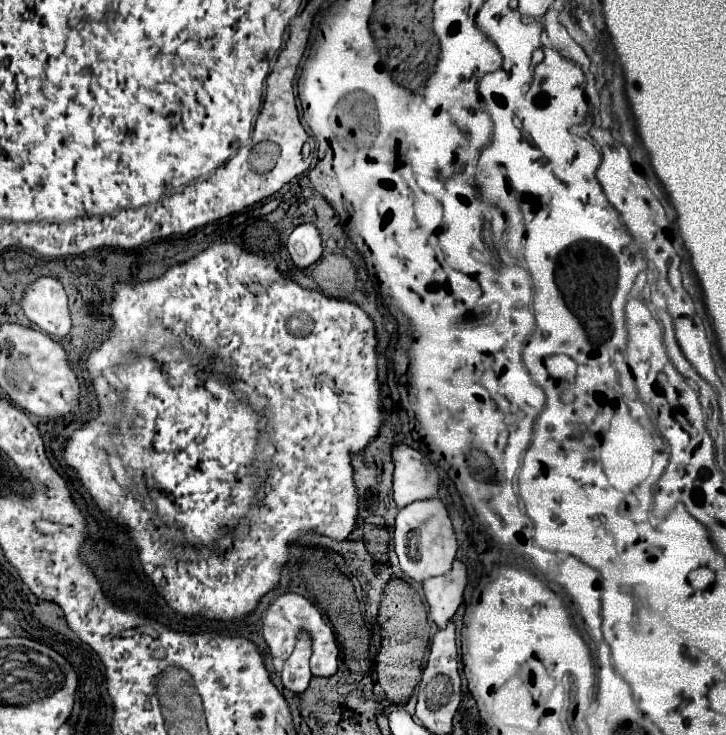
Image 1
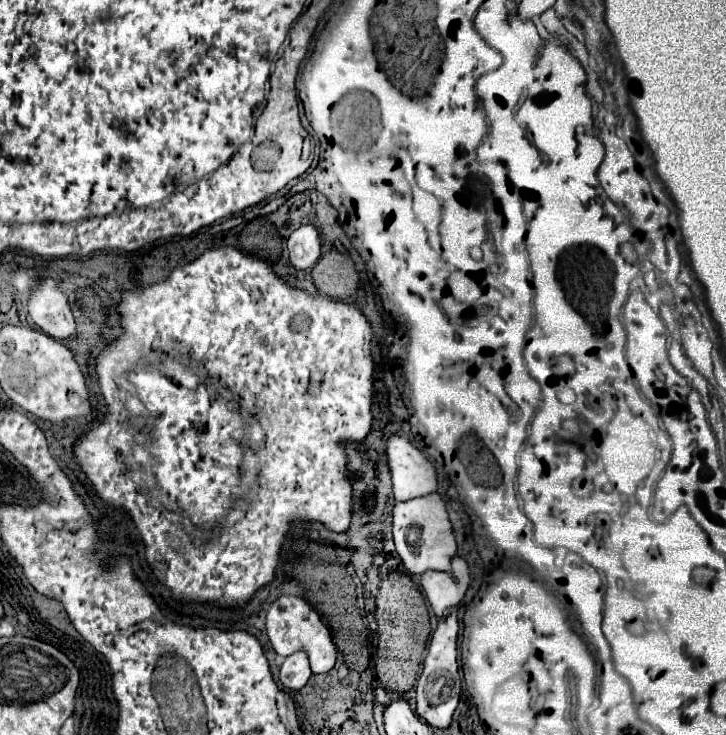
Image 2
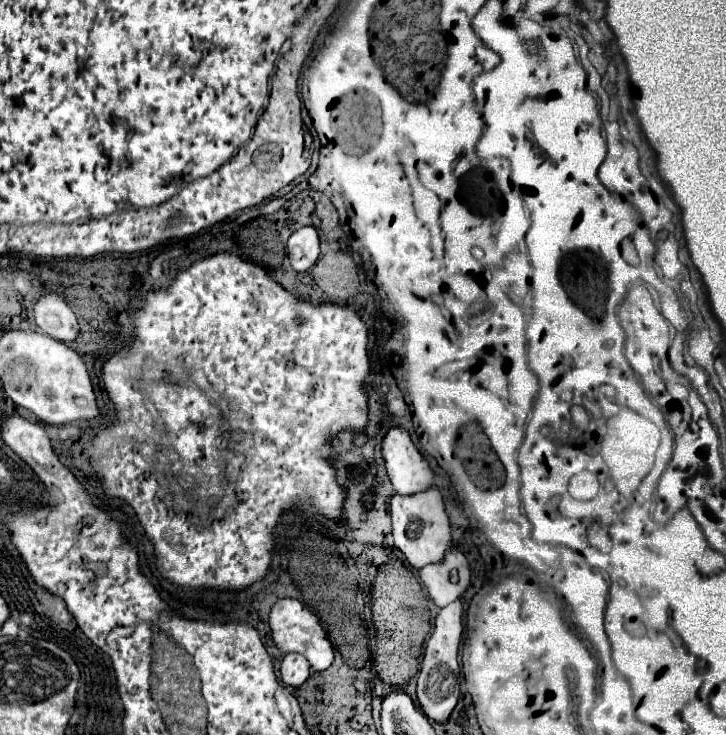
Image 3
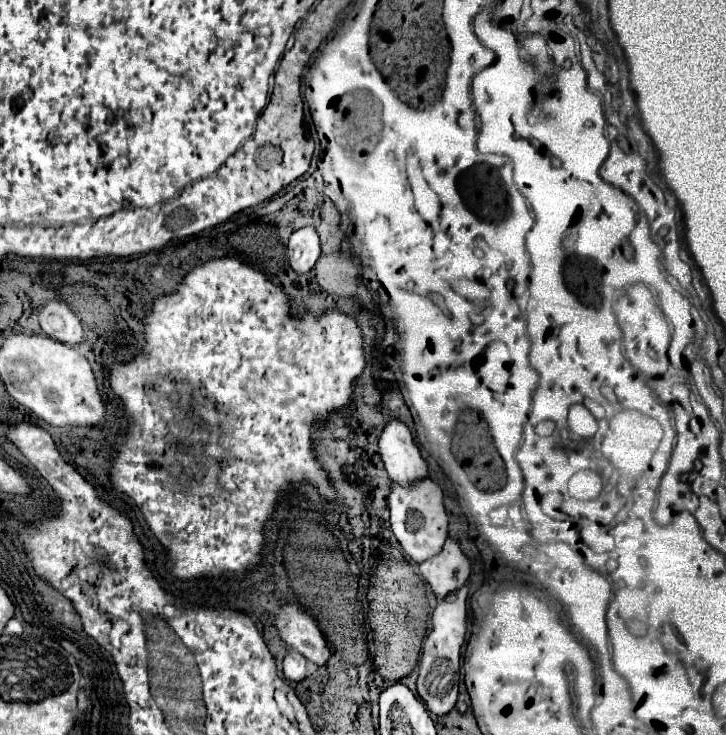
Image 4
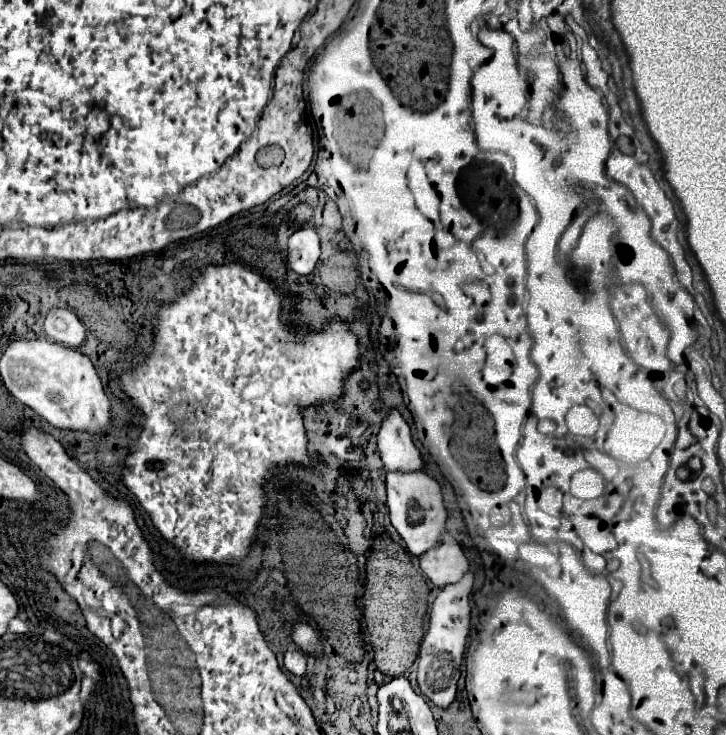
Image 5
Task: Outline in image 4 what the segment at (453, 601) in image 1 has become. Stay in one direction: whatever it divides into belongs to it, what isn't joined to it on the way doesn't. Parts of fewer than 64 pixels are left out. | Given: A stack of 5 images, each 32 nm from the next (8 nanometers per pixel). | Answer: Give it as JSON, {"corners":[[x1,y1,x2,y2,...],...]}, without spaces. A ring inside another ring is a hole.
{"corners":[[454,538,448,540,436,560,426,560,418,570,436,600,454,598,470,578,470,562]]}

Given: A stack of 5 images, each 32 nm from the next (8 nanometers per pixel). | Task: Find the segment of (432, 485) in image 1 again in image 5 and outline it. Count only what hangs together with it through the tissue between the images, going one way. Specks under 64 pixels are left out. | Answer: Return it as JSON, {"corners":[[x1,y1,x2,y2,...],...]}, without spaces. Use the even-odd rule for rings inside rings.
{"corners":[[390,410,388,418,382,422,382,428,378,432,378,452,388,472,424,470,420,452,410,436,410,426,396,410]]}

